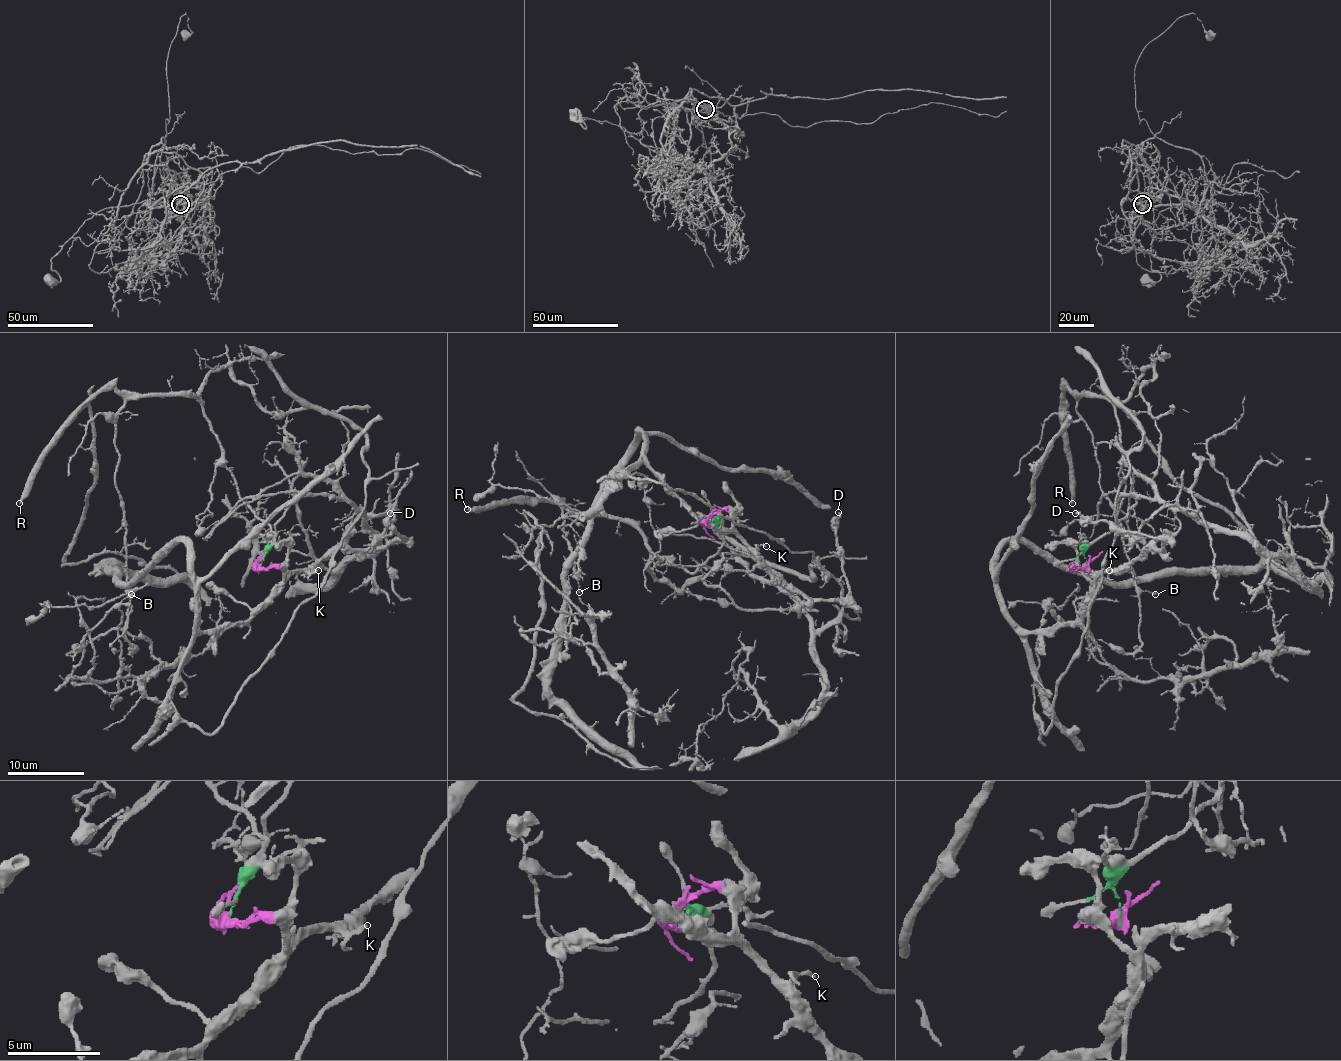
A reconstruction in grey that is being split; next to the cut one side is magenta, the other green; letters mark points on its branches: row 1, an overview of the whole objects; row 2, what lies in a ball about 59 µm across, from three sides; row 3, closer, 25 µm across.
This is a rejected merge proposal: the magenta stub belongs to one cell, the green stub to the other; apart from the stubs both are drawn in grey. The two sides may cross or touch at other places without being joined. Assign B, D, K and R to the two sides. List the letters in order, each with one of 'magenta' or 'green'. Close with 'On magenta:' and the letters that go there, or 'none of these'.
B: green
D: magenta
K: magenta
R: green
On magenta: D, K

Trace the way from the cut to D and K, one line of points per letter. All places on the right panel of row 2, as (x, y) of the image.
D: (1086, 567), (1073, 567), (1088, 577), (1123, 571), (1139, 556), (1162, 550), (1162, 544), (1075, 513)
K: (1086, 567), (1073, 567), (1088, 577), (1112, 571), (1108, 571), (1110, 569)

